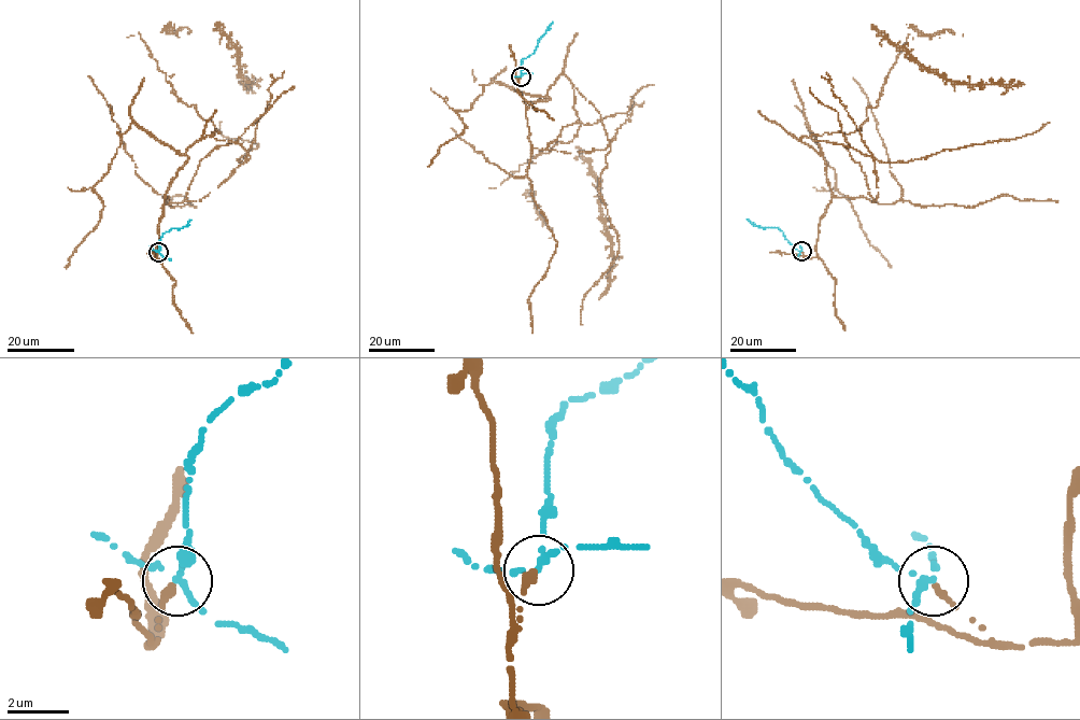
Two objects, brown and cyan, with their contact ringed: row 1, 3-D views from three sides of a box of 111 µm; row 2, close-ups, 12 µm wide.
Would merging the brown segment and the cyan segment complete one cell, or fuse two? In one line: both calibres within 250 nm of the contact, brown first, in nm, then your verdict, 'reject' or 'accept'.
240/160 nm | accept

